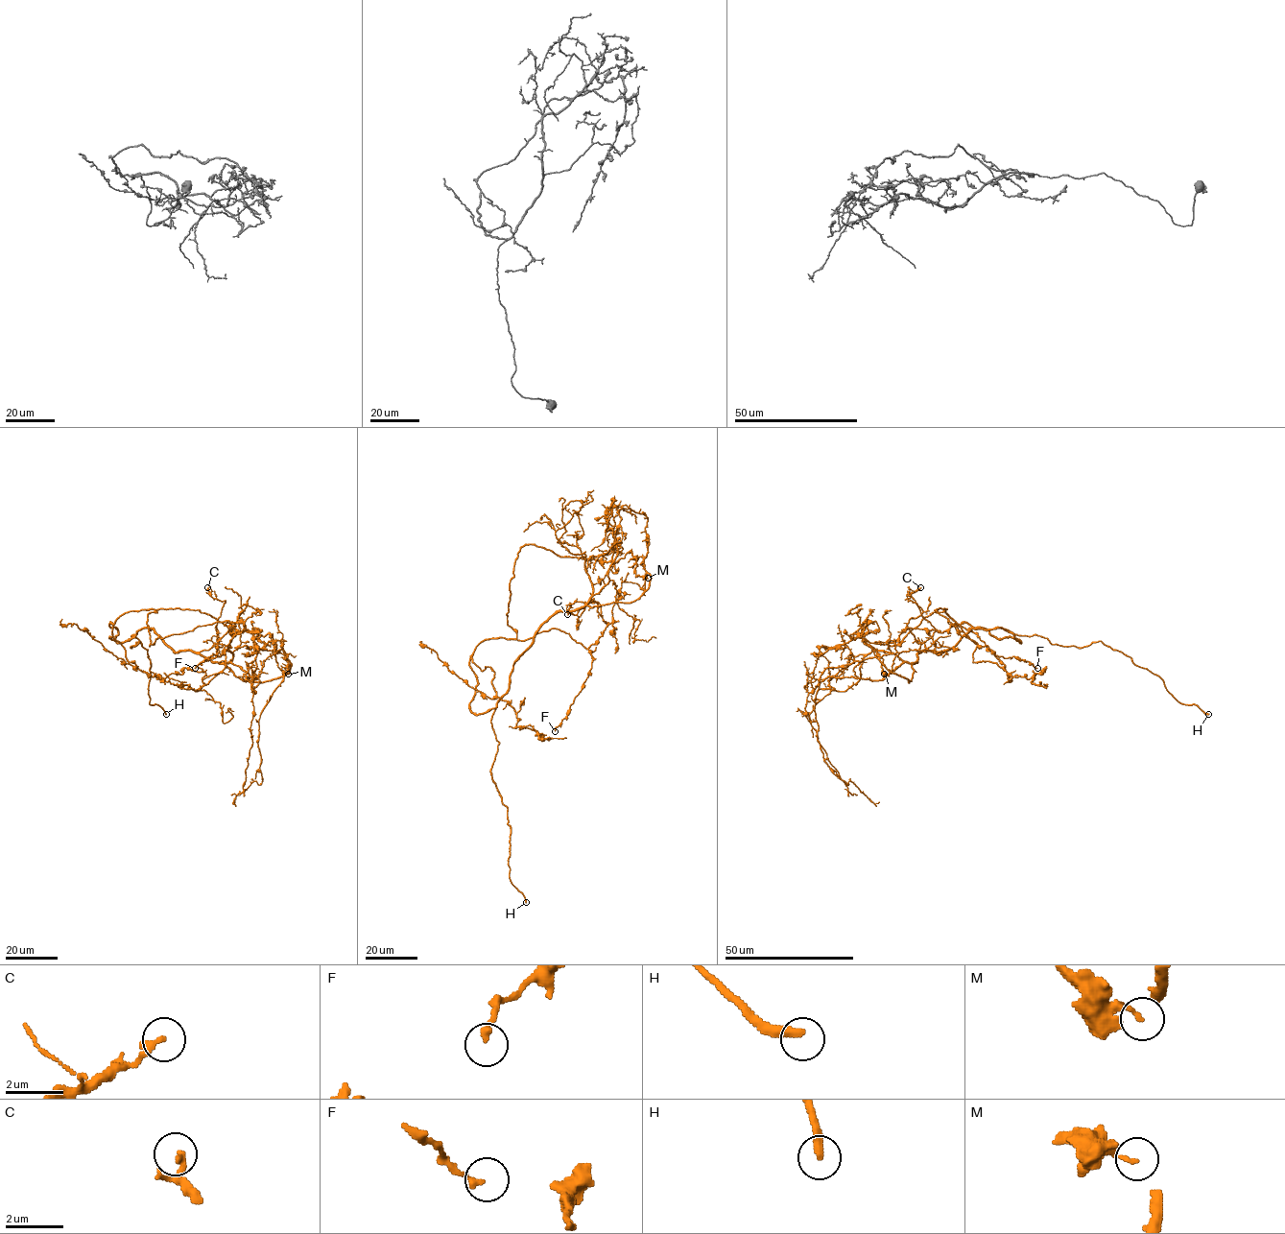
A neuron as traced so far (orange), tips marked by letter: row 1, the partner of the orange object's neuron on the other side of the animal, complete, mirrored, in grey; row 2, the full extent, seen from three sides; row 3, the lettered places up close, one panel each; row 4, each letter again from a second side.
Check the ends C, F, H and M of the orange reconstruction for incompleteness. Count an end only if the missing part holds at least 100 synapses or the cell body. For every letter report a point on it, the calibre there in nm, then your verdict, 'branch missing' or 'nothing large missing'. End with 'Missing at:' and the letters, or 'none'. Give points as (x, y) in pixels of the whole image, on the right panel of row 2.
C: at (920, 587); 190 nm thick; nothing large missing
F: at (1037, 668); 190 nm thick; nothing large missing
H: at (1208, 714); 320 nm thick; branch missing
M: at (884, 674); 140 nm thick; nothing large missing
Missing at: H

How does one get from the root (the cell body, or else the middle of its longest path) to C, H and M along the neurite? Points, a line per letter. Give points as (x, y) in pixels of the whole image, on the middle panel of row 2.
C: (543, 624), (558, 612), (568, 612), (578, 616), (578, 628), (577, 619), (584, 605), (574, 602), (567, 614)
H: (543, 624), (514, 662), (509, 690), (491, 720), (499, 742), (491, 775), (510, 825), (510, 880), (526, 902)
M: (543, 624), (587, 602), (592, 556), (588, 564), (586, 558), (617, 562), (630, 552), (635, 577), (648, 578)

